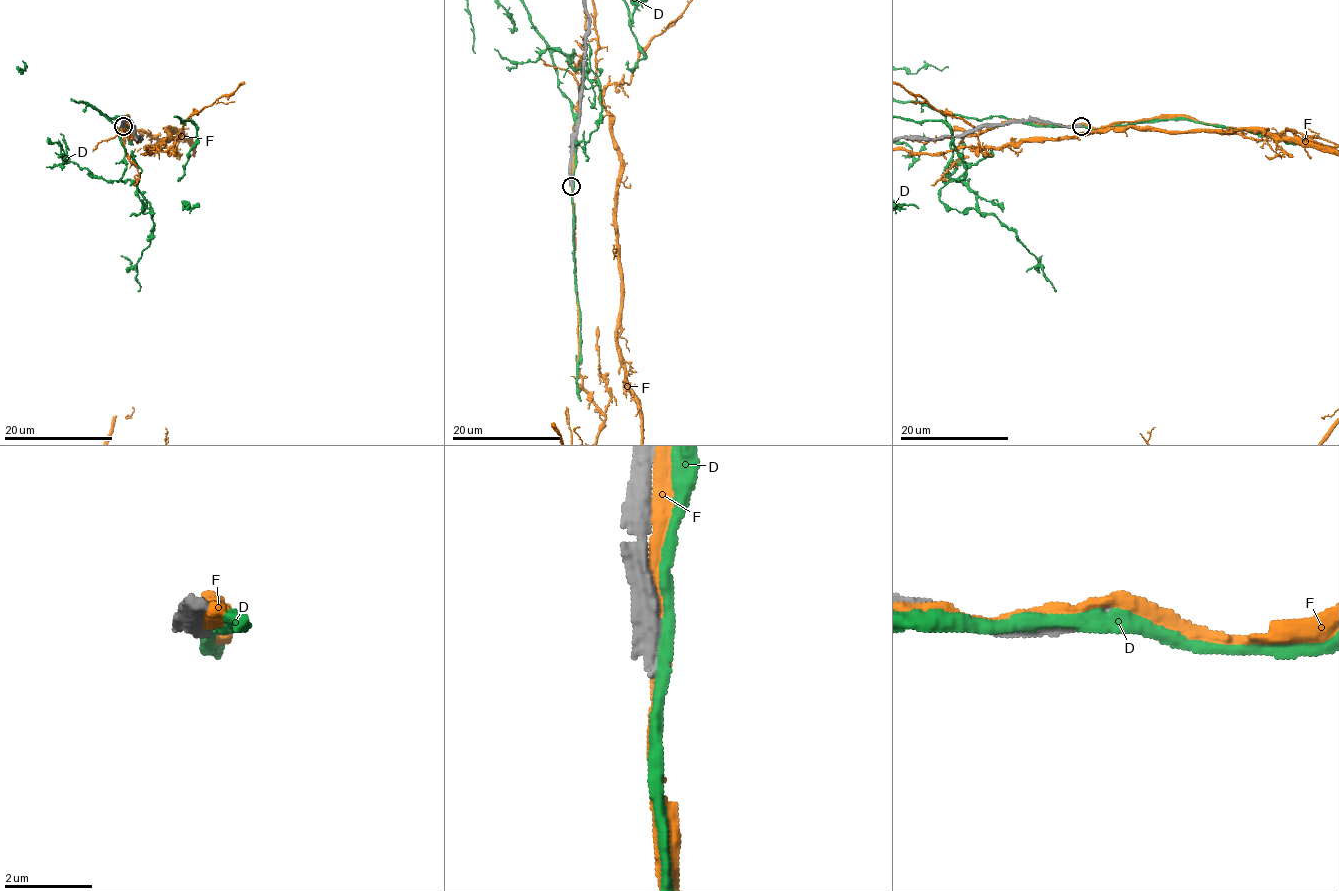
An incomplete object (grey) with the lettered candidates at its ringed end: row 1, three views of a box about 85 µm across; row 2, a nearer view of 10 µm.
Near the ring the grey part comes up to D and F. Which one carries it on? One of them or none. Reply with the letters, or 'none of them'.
none of them

